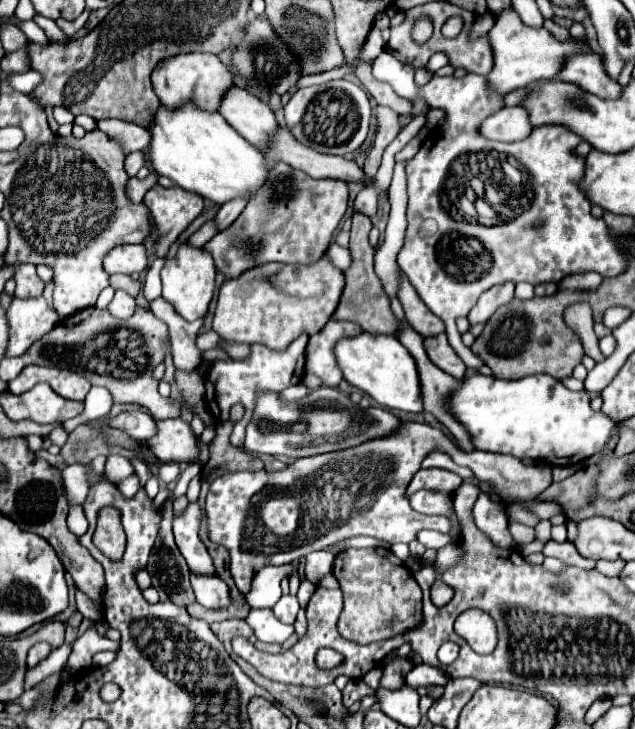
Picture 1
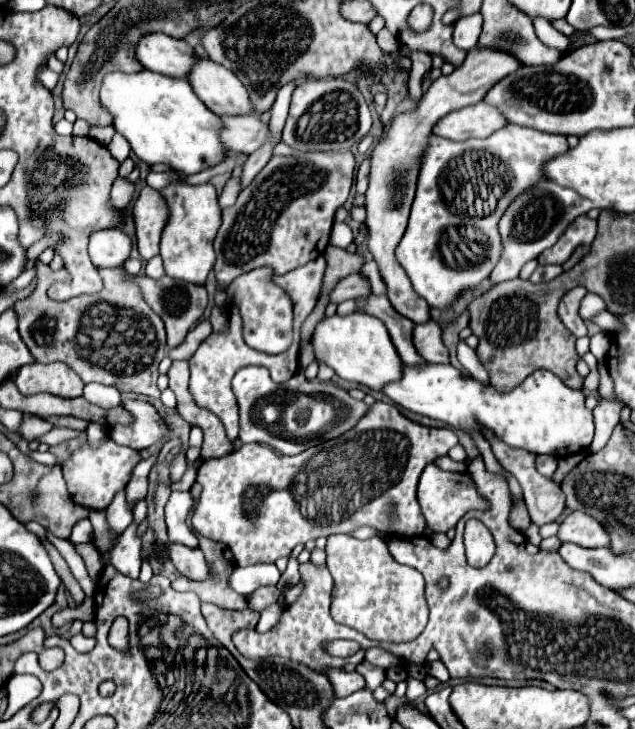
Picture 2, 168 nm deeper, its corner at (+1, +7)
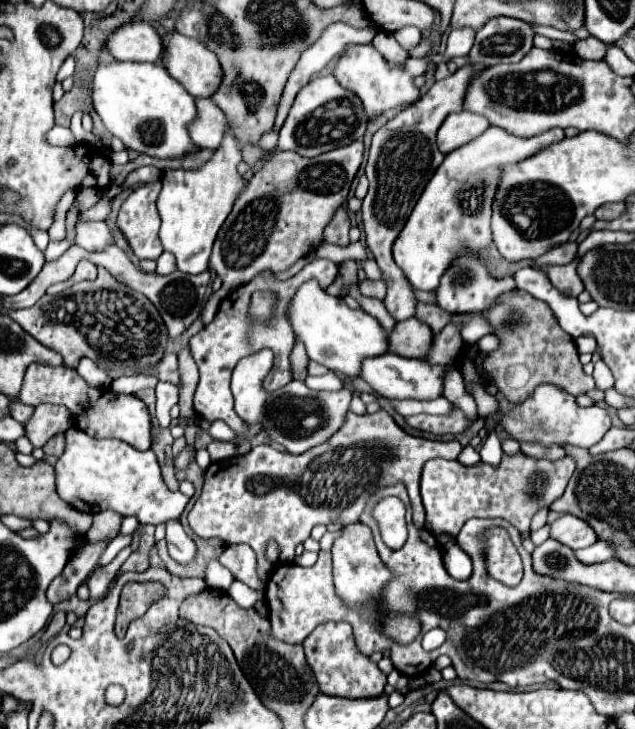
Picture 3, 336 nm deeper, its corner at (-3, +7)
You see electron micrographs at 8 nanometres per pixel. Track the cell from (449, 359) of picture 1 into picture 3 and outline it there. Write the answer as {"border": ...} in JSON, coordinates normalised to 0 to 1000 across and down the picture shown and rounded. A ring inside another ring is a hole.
{"border":[[[646,435],[624,443],[617,457],[611,460],[611,481],[646,492],[665,492],[680,473],[680,462],[683,460],[674,446]]]}

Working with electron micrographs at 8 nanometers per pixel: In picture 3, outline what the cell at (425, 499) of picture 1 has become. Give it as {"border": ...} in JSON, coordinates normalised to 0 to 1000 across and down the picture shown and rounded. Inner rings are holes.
{"border":[[[825,621],[791,624],[784,641],[753,632],[750,638],[728,638],[724,632],[680,630],[665,641],[661,679],[671,698],[671,723],[683,731],[718,731],[728,726],[734,712],[743,709],[791,709],[806,717],[819,731],[831,728],[835,712],[854,695],[866,695],[891,671],[894,657],[904,649],[907,635],[898,627],[879,632],[841,630]]]}

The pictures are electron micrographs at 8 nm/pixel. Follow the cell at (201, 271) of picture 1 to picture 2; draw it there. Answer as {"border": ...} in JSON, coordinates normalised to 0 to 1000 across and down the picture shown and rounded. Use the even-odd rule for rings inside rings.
{"border":[[[274,251],[255,259],[255,267],[268,284],[268,300],[255,317],[252,350],[258,355],[258,372],[271,383],[321,391],[331,369],[337,366],[334,331],[346,311],[343,267],[334,254],[290,254]]]}

